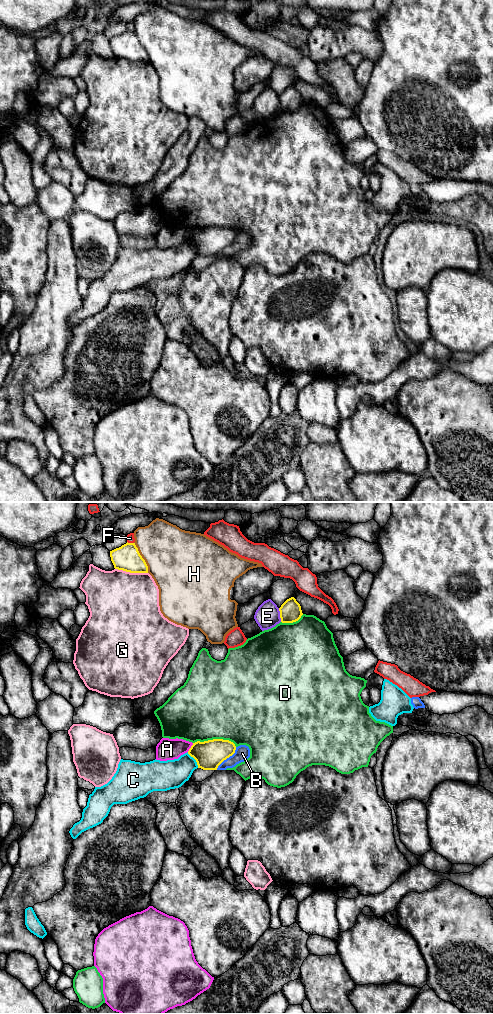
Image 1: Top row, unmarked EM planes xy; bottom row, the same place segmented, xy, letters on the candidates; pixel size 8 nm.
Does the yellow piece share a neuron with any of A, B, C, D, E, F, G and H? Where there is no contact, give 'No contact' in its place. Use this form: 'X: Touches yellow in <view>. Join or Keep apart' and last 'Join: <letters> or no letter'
A: Touches yellow in xy. Keep apart
B: Touches yellow in xy. Keep apart
C: Touches yellow in xy. Keep apart
D: Touches yellow in xy. Keep apart
E: Touches yellow in xy. Keep apart
F: Touches yellow in xy. Keep apart
G: Touches yellow in xy. Keep apart
H: Touches yellow in xy. Keep apart
Join: no letter

